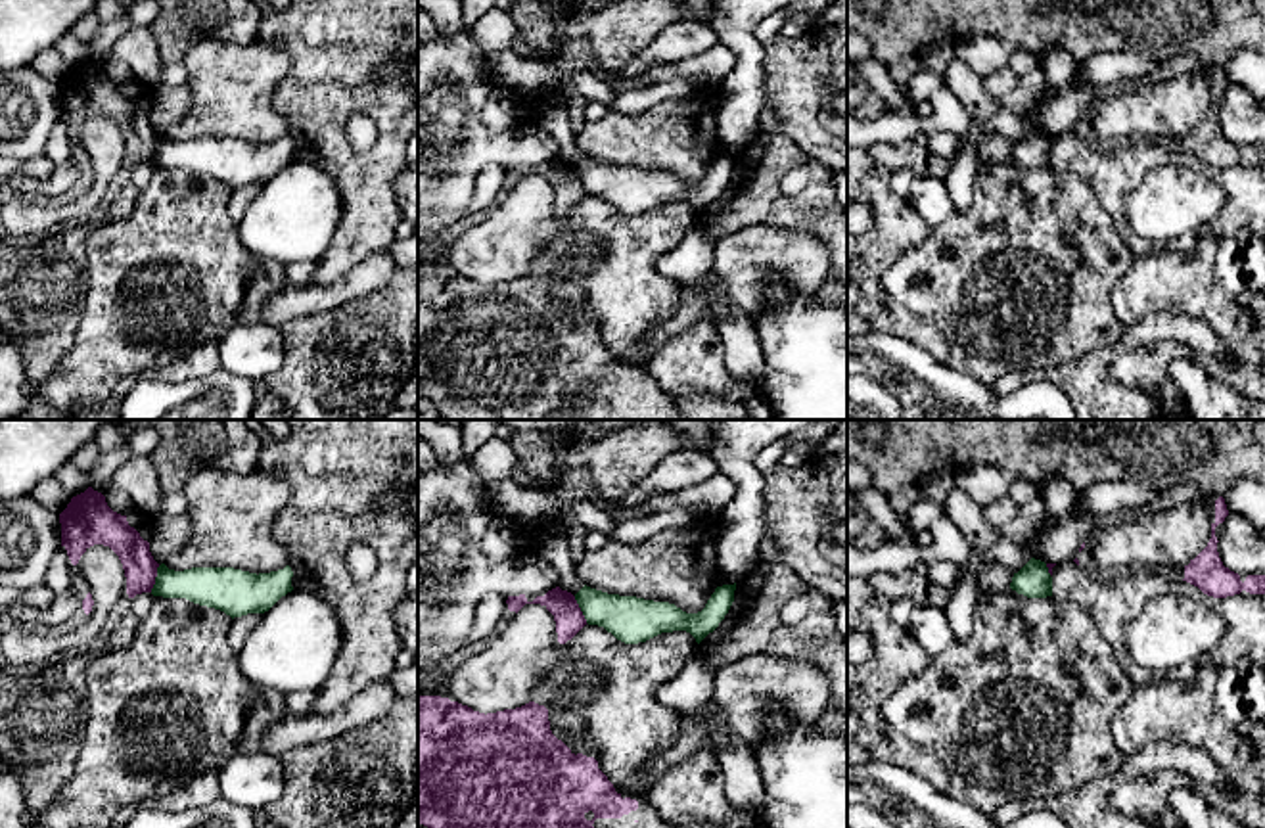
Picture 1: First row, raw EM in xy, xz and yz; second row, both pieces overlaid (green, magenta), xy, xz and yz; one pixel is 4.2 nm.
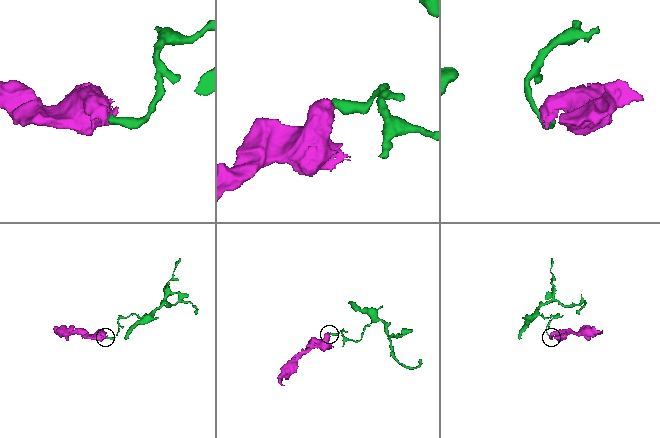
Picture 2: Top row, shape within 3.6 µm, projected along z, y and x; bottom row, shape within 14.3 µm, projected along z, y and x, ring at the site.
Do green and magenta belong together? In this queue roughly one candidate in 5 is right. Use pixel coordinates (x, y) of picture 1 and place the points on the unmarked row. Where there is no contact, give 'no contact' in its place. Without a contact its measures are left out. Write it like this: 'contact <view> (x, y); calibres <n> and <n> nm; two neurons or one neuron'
contact xy (156, 150); calibres 170 and 140 nm; two neurons

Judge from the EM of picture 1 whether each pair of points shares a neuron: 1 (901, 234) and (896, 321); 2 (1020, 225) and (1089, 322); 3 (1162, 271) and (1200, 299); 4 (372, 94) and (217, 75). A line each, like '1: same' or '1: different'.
1: same
2: same
3: same
4: different

